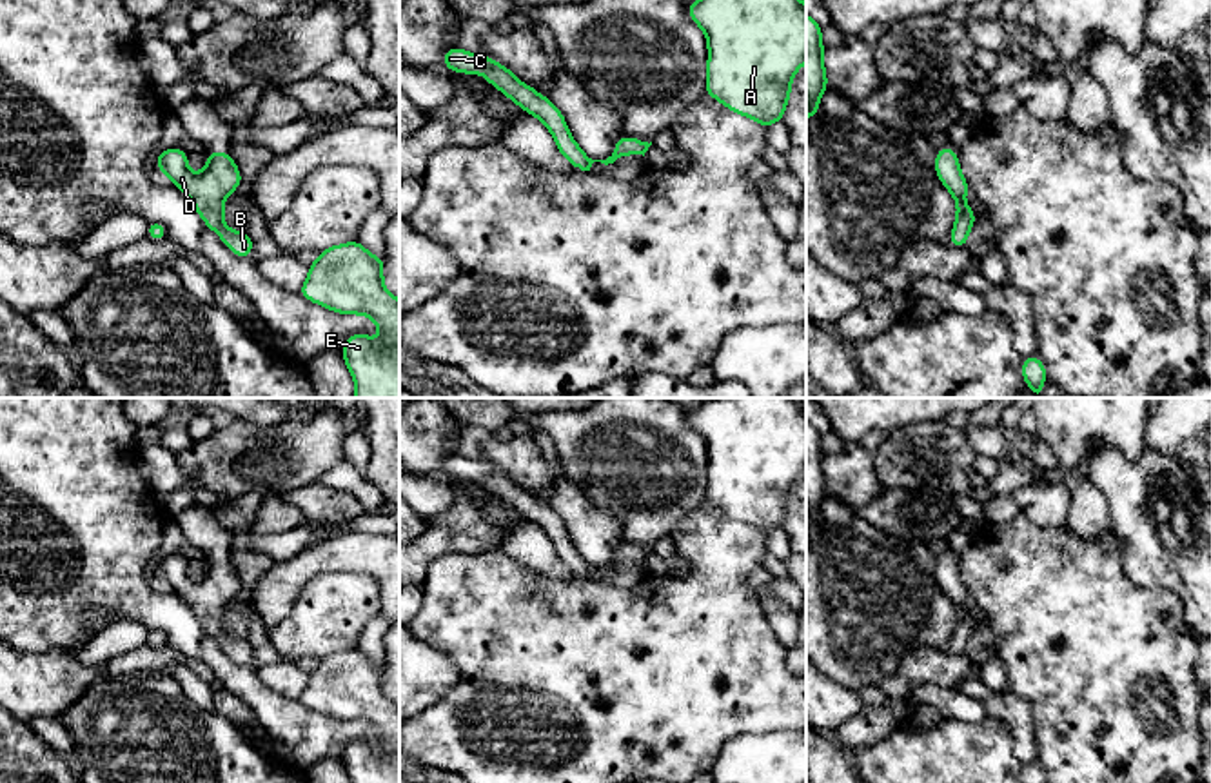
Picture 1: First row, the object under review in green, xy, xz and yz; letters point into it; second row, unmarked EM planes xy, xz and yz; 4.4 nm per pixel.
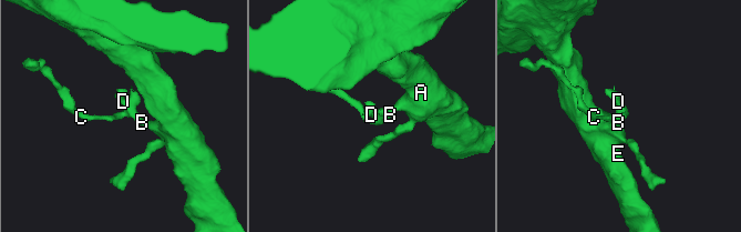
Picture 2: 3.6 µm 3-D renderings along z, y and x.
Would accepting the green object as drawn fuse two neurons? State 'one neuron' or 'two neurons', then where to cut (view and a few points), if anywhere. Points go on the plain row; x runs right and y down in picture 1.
one neuron; cut none

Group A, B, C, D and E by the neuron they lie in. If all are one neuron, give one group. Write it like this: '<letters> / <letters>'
A B C D E

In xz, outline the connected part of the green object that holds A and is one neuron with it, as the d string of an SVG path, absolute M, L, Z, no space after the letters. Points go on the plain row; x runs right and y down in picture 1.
M715 398L688 411L708 449L704 501L764 536L784 527L790 489L806 469L806 412L792 398Z

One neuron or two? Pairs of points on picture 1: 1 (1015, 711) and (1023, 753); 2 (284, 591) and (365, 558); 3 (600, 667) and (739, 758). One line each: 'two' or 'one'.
1: one
2: one
3: two

